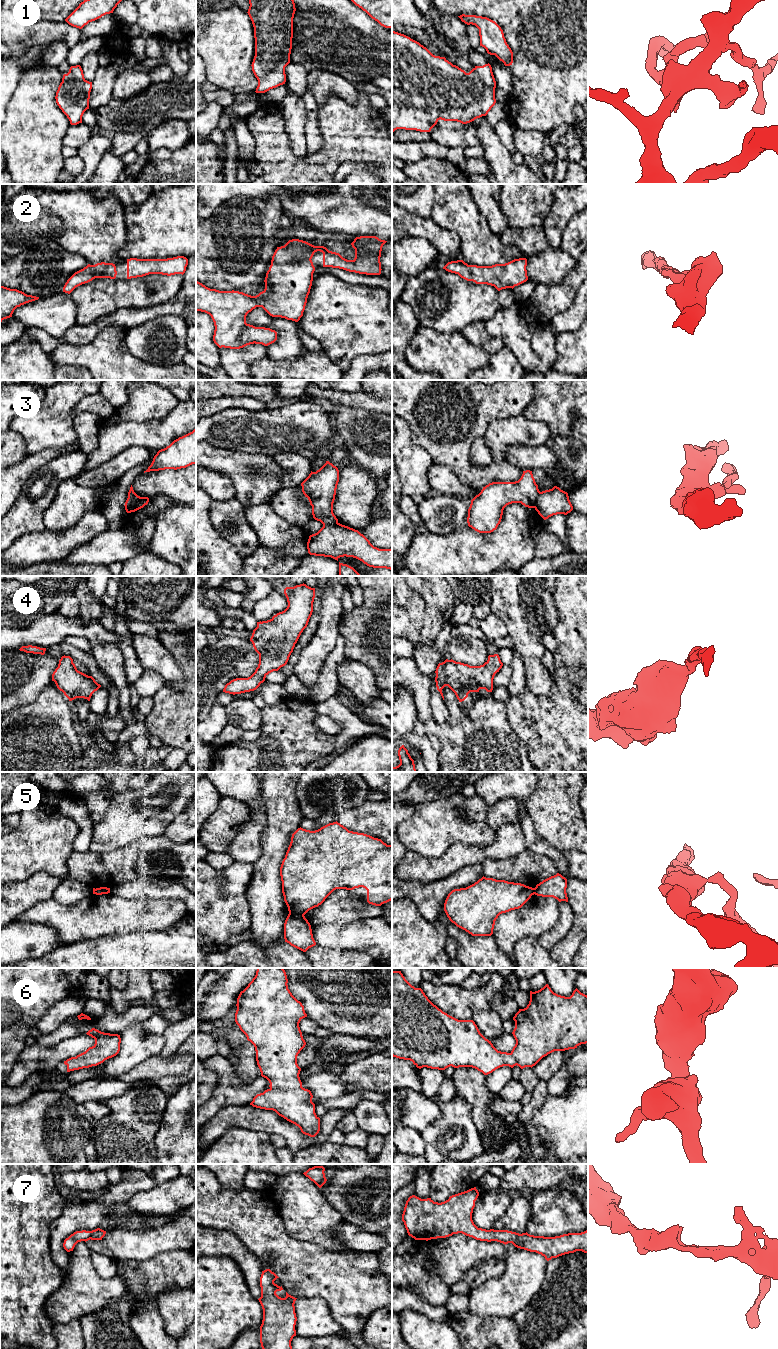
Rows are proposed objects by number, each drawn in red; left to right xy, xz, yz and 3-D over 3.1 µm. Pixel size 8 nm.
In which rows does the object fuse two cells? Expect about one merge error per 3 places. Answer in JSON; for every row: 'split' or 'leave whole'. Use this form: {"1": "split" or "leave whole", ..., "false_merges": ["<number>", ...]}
{"1": "leave whole", "2": "leave whole", "3": "split", "4": "leave whole", "5": "split", "6": "leave whole", "7": "leave whole", "false_merges": ["3", "5"]}

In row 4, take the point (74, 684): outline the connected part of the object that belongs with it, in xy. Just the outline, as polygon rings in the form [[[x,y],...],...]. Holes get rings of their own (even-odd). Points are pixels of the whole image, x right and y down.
[[[65,655],[59,660],[58,667],[52,674],[52,681],[69,701],[76,698],[90,701],[92,694],[101,687],[92,676],[78,671],[73,659]]]

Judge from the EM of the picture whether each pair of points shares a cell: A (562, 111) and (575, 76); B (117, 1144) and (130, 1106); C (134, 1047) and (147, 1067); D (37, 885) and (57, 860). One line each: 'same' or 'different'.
A: same
B: same
C: different
D: different

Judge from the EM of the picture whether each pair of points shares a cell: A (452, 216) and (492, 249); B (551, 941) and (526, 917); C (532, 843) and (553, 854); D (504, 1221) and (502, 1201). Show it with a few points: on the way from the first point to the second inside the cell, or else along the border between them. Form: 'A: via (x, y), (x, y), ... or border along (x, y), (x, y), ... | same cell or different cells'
A: via (462, 220), (482, 240) | same cell
B: border along (558, 915), (558, 921), (537, 938) | different cells
C: via (537, 844), (548, 850) | same cell
D: border along (511, 1200), (507, 1210), (491, 1228) | different cells

